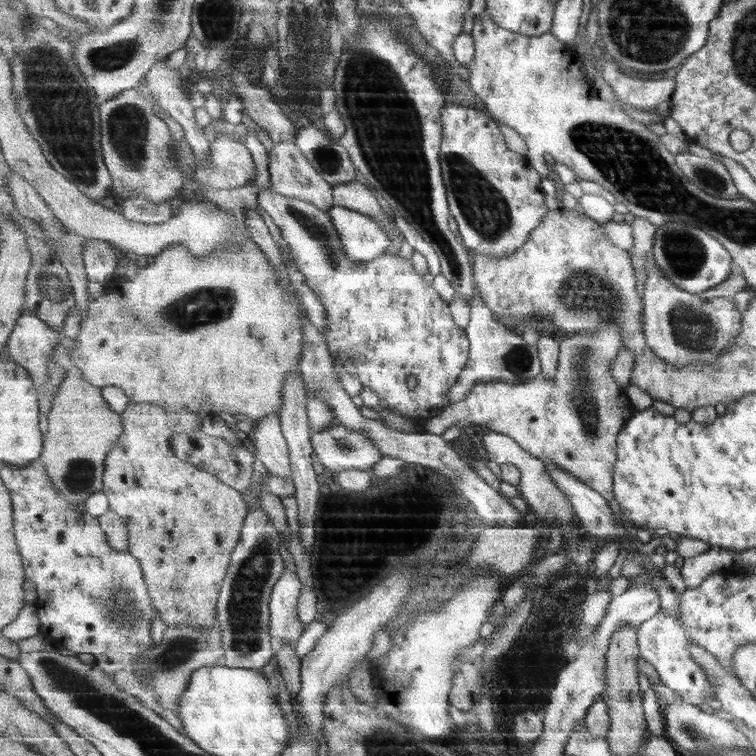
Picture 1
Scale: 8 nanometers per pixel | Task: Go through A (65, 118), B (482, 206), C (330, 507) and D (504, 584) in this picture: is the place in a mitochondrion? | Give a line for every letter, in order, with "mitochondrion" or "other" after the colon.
A: mitochondrion
B: mitochondrion
C: other
D: other

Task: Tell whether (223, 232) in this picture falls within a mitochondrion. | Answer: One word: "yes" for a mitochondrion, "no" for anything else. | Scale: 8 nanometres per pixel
no

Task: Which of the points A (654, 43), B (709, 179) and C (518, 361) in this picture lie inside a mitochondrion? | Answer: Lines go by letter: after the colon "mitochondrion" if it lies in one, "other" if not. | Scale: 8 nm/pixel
A: mitochondrion
B: mitochondrion
C: mitochondrion

